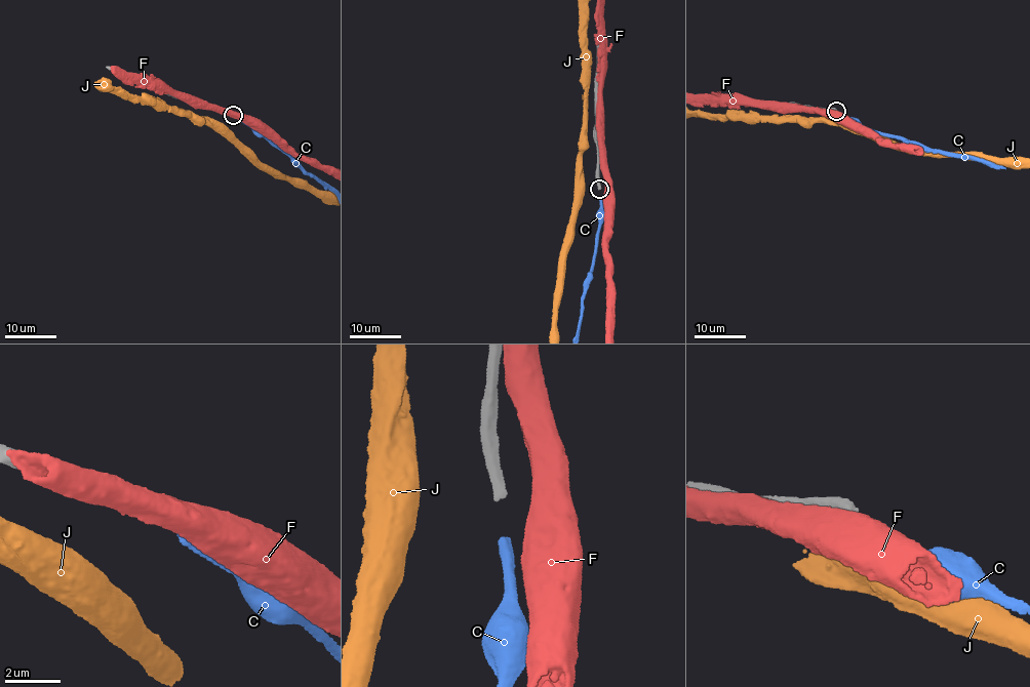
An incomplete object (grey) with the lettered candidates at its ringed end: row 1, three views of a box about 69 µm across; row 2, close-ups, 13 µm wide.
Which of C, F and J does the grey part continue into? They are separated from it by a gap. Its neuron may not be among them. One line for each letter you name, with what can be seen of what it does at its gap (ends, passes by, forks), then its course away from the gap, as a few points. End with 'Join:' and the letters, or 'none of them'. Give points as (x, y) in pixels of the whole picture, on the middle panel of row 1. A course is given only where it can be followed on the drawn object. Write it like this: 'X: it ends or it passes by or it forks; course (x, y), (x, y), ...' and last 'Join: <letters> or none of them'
C: it ends
Join: C

